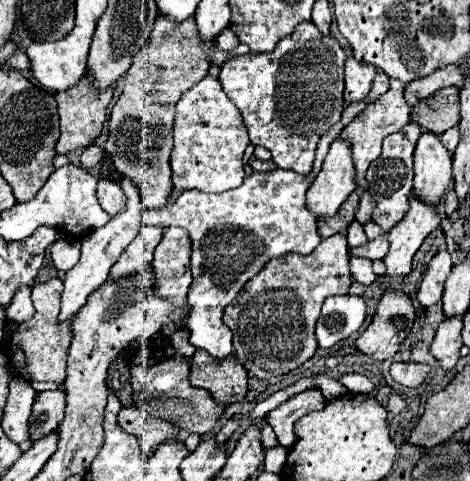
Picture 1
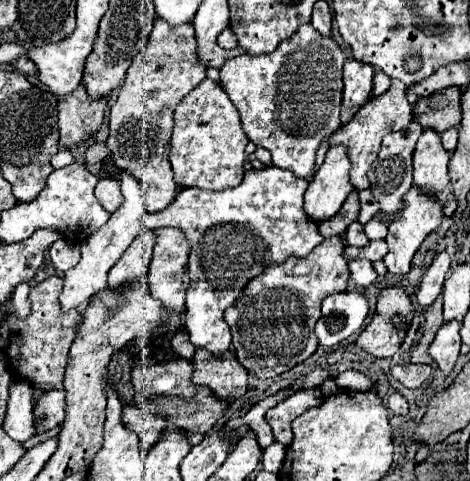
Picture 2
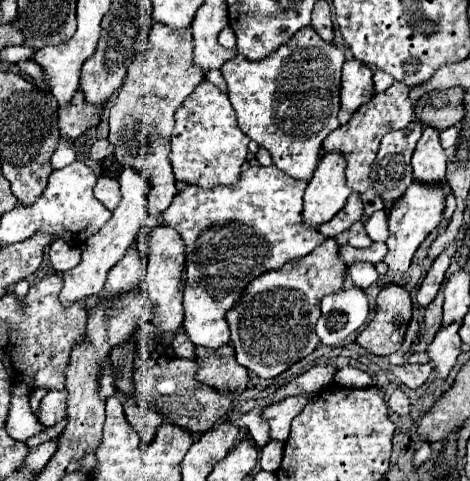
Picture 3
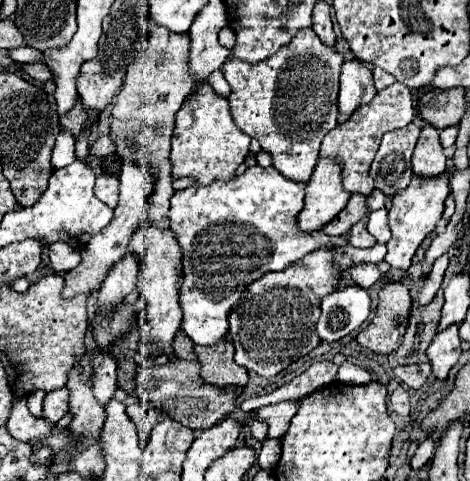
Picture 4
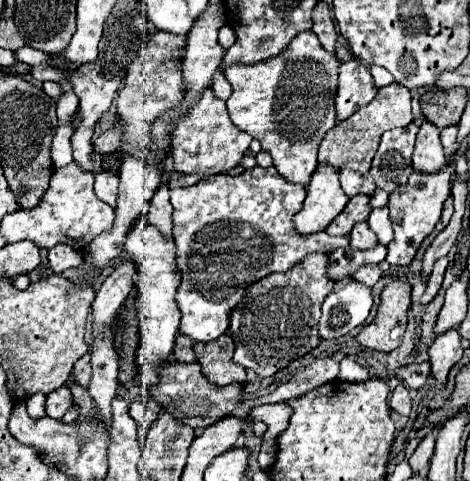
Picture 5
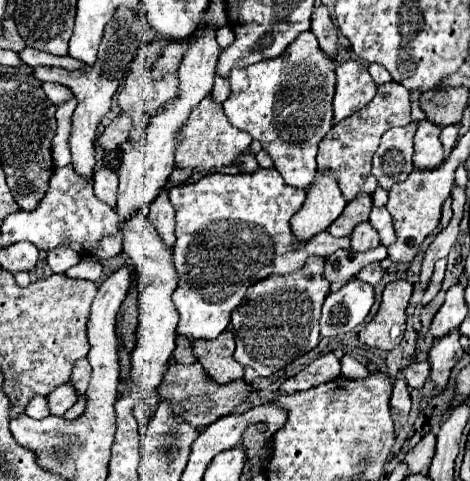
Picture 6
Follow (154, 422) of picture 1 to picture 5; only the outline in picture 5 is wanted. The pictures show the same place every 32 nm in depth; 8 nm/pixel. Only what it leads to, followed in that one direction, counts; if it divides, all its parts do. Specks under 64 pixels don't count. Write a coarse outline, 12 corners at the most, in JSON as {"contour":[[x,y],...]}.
{"contour":[[136,400],[130,414],[138,422],[142,442],[148,436],[158,406],[148,400]]}

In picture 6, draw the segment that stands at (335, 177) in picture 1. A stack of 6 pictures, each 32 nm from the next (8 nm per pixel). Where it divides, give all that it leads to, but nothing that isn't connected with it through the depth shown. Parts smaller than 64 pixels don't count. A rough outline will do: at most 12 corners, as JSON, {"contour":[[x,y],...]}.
{"contour":[[316,174],[290,220],[296,244],[324,232],[346,200],[336,180]]}

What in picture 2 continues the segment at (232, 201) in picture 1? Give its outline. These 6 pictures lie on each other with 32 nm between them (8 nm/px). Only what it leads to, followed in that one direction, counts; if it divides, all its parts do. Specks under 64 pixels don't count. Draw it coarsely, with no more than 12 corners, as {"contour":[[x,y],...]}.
{"contour":[[250,168],[143,218],[190,244],[184,328],[230,348],[244,286],[324,238],[308,180]]}

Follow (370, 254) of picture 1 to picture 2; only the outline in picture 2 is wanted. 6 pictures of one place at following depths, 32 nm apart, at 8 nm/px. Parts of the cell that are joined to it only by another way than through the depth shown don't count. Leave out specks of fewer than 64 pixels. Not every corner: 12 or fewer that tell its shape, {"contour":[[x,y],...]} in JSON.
{"contour":[[384,240],[366,248],[344,248],[344,258],[378,262],[386,256]]}

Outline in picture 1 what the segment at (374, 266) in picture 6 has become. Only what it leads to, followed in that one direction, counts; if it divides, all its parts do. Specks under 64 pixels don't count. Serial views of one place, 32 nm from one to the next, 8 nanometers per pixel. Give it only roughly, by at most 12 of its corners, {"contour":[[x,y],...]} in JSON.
{"contour":[[350,258],[350,272],[358,284],[370,286],[378,276],[372,262]]}

